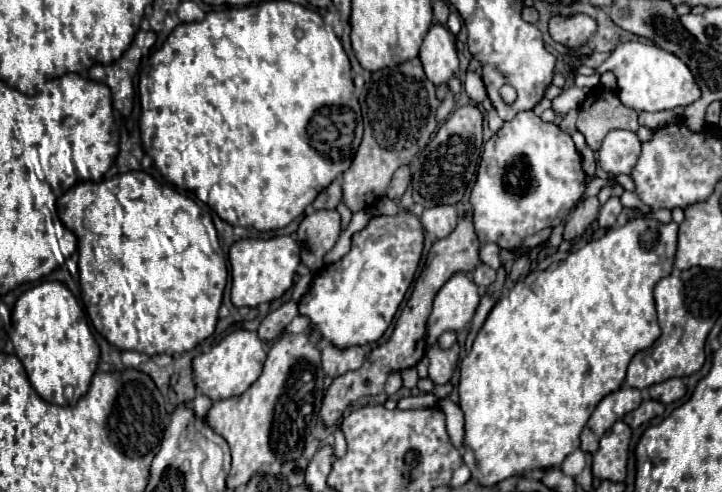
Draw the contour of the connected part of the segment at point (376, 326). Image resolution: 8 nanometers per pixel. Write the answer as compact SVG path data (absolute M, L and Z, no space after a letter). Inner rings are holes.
M401 211L393 217L385 217L385 215L373 217L365 229L357 231L351 237L351 251L317 273L311 289L299 303L299 313L311 319L313 327L321 333L323 339L333 341L333 345L341 345L341 349L349 345L367 345L377 341L391 325L393 315L397 313L399 303L403 301L415 277L422 251L423 225L417 215L413 215L411 211Z

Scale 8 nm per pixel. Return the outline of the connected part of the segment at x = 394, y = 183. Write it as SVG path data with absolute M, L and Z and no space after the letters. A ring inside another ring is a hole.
M399 167L389 183L389 189L387 189L387 197L389 199L401 199L407 185L411 183L411 173L409 173L409 167Z

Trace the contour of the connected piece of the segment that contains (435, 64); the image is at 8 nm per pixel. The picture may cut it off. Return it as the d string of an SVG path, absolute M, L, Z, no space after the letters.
M431 25L423 45L419 59L423 63L425 75L429 81L435 85L447 83L453 93L461 91L461 81L457 81L459 75L459 59L457 59L457 49L453 43L453 35L445 25Z

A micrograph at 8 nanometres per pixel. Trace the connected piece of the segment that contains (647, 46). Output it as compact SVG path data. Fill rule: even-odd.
M627 41L627 43L617 45L617 49L609 55L609 59L601 67L596 68L593 75L578 74L575 78L575 85L594 89L599 84L600 75L606 71L615 73L619 81L617 95L621 103L635 111L663 111L663 109L673 109L679 105L687 107L701 97L701 91L689 67L679 57L673 57L673 53L663 51L653 43Z

